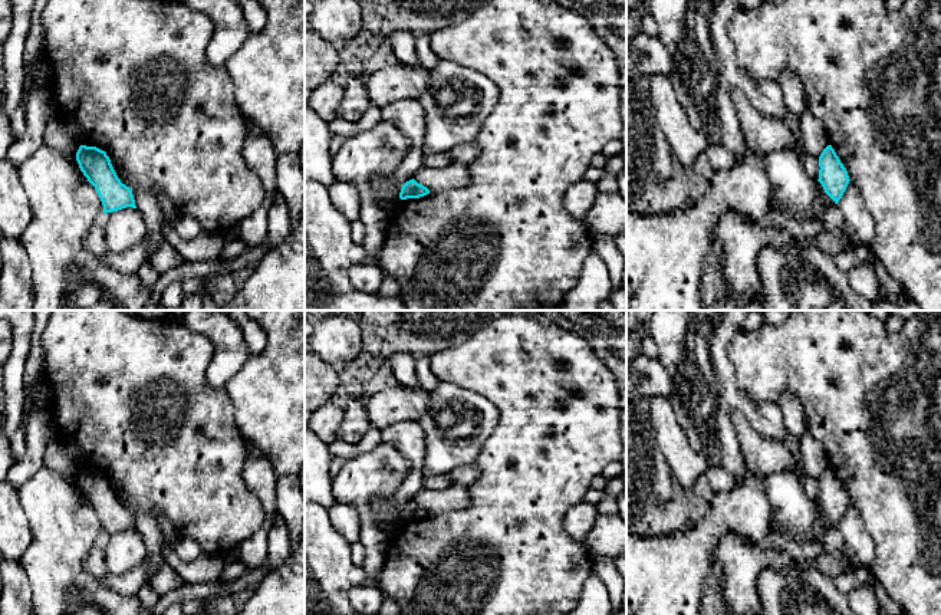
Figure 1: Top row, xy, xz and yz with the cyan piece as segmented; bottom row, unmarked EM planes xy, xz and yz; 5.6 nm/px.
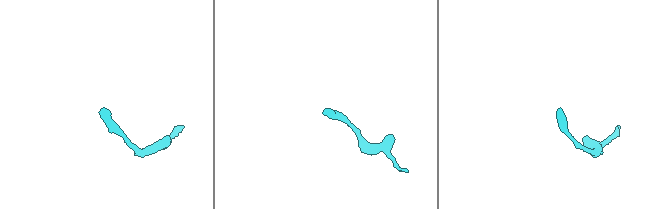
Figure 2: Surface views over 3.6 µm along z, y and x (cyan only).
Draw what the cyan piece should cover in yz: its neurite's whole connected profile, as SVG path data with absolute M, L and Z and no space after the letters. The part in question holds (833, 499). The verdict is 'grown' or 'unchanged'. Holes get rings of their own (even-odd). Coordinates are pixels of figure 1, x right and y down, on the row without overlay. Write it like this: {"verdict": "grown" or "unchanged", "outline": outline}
{"verdict": "unchanged", "outline": "M828 467L820 476L819 489L817 503L825 514L838 526L850 501L832 467Z"}

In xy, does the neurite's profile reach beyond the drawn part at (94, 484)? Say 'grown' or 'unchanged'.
unchanged

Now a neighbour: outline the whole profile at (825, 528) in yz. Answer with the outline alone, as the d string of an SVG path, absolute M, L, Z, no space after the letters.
M816 504L815 530L819 539L828 542L838 540L838 526L825 514L822 506Z

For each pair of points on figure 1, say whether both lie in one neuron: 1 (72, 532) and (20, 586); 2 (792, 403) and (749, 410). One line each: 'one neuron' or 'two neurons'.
1: two neurons
2: two neurons

